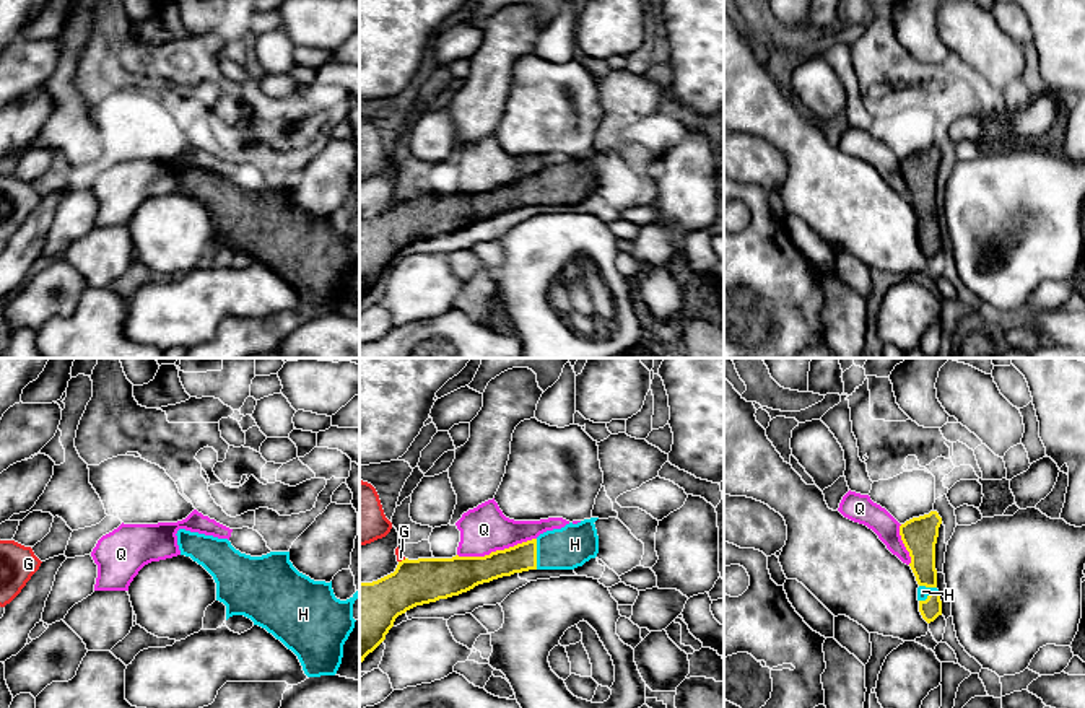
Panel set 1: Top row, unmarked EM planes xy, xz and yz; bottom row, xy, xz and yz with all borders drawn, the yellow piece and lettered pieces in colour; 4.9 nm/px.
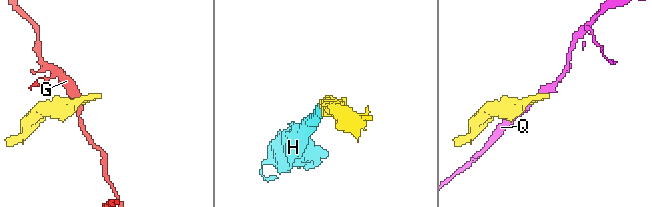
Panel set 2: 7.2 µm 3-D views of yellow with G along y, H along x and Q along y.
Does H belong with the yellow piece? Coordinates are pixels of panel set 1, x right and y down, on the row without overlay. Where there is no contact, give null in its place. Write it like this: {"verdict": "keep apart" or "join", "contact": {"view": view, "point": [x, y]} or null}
{"verdict": "join", "contact": {"view": "yz", "point": [928, 231]}}

